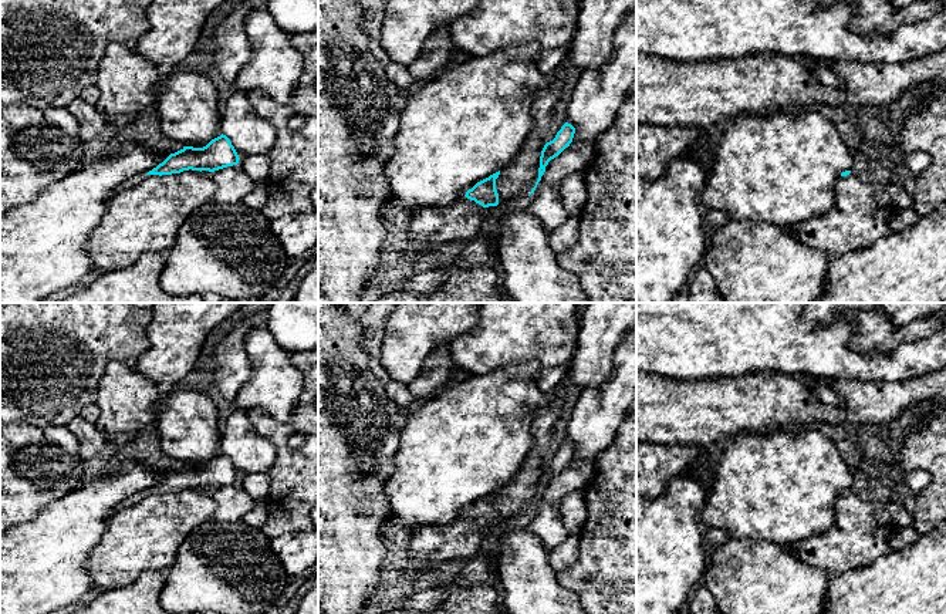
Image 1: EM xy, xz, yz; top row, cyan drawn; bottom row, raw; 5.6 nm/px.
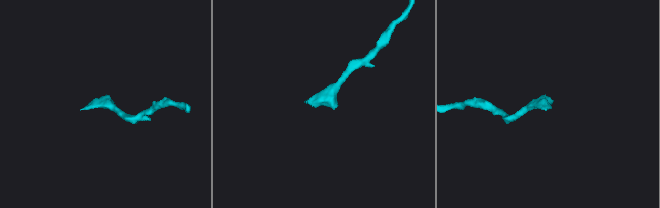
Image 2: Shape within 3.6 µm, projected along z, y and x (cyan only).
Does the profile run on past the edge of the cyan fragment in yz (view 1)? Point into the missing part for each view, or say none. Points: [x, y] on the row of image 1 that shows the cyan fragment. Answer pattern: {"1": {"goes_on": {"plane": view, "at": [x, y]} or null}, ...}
{"1": {"goes_on": null}}

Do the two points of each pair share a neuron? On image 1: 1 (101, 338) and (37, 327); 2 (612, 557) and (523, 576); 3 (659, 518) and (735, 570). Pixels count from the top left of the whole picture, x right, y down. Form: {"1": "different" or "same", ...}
{"1": "same", "2": "different", "3": "different"}

